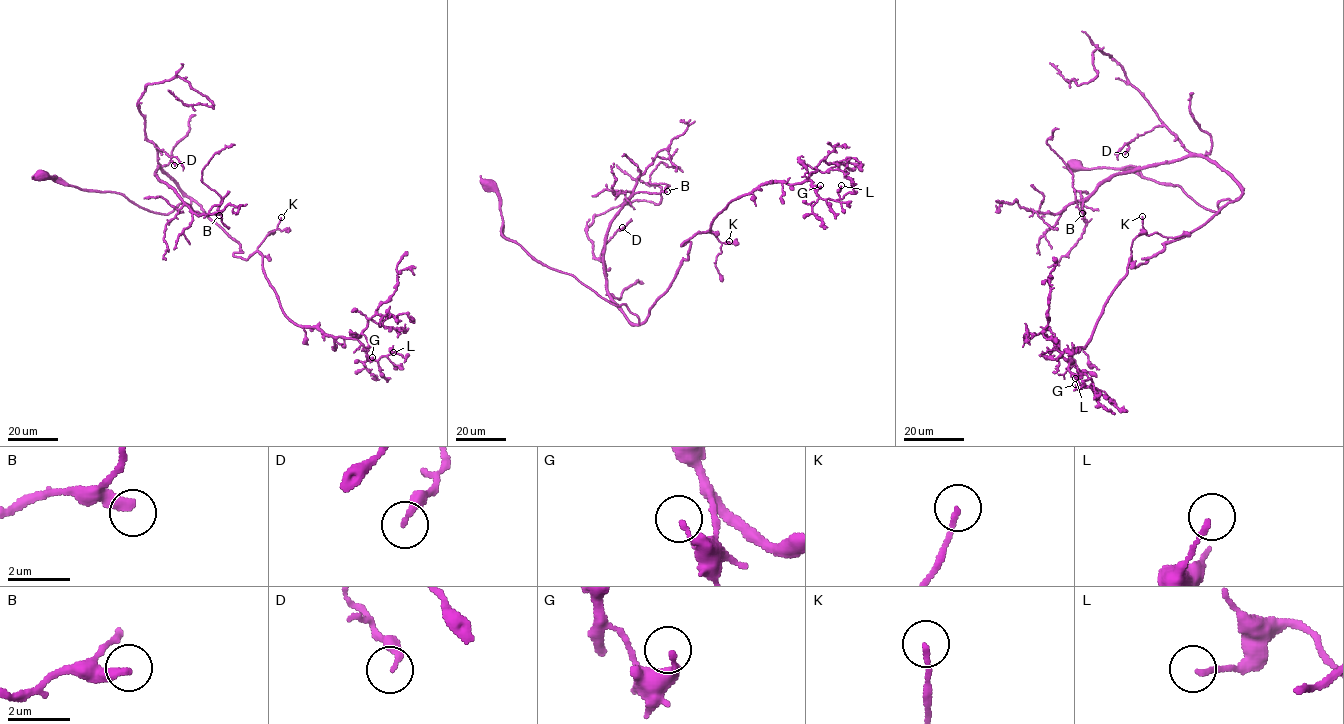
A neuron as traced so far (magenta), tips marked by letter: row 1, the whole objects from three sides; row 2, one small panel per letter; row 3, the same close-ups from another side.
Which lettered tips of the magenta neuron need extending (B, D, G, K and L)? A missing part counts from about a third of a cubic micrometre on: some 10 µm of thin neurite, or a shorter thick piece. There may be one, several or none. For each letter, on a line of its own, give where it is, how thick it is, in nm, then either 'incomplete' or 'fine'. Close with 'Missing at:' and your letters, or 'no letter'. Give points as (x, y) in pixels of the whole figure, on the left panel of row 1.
B: (219, 215) | 360 nm | incomplete
D: (174, 165) | 200 nm | fine
G: (372, 357) | 160 nm | fine
K: (281, 217) | 160 nm | incomplete
L: (393, 352) | 160 nm | fine
Missing at: B, K

